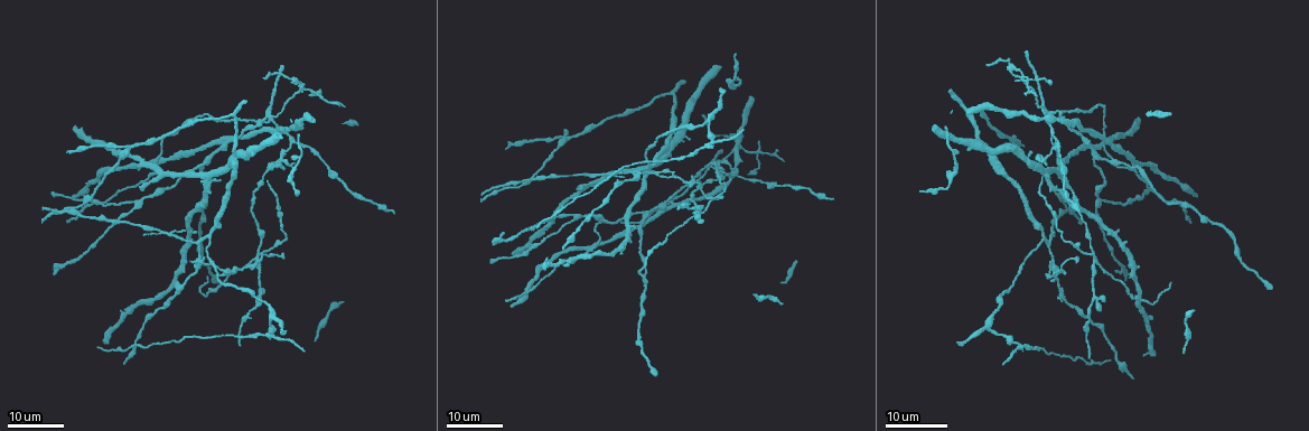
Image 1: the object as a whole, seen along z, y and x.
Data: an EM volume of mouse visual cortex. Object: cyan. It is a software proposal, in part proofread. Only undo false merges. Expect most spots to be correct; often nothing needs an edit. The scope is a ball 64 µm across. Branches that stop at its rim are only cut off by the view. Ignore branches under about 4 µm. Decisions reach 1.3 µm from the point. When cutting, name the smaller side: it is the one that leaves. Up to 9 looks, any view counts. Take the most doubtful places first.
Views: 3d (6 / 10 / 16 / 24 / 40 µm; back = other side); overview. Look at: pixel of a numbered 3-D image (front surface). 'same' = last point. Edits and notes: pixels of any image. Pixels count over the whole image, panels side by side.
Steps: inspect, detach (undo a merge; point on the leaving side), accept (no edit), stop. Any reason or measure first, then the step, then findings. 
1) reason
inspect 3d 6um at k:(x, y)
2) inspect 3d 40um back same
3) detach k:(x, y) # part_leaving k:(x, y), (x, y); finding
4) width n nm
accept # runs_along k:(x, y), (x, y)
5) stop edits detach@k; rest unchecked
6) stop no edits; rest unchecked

looks like a crossing
inspect 3d 16um at 1:(1097, 297)

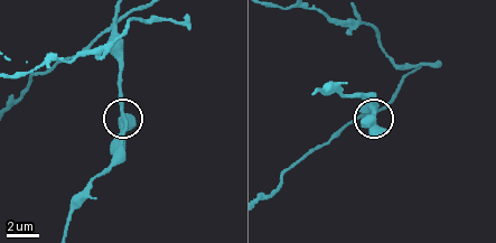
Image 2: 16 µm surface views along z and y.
inspect 3d 10um at 2:(374, 112)

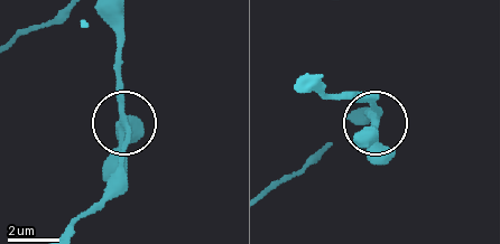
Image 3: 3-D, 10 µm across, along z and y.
width 270 nm
accept # runs_along 3:(112, 18), (124, 170); continuous, no second cell

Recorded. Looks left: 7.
looks like a crossing
inspect 3d 24um at 1:(1043, 106)

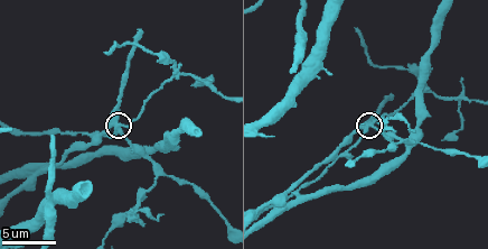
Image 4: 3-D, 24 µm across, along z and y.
inspect 3d 6um at 4:(368, 123)

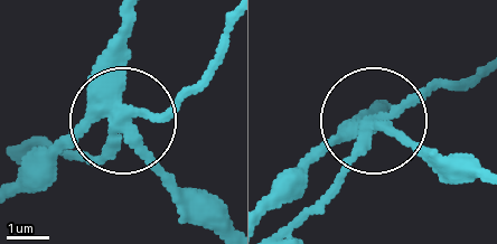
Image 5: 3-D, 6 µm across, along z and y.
arms 5
detach 5:(172, 115) # part_leaving 5:(369, 128), (298, 221); a second cell is stuck on

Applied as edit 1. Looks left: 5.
inspect 3d 16um at 1:(259, 255)

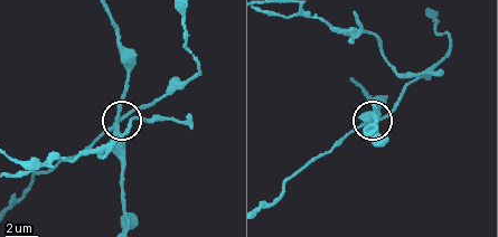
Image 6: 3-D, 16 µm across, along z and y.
zoom in
inspect 3d 10um at 6:(117, 112)

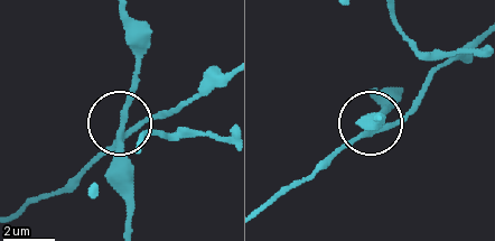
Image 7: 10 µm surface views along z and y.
arms 4
detach 7:(94, 163) # two cells meet here

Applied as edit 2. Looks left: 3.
see it whole again
inspect overview

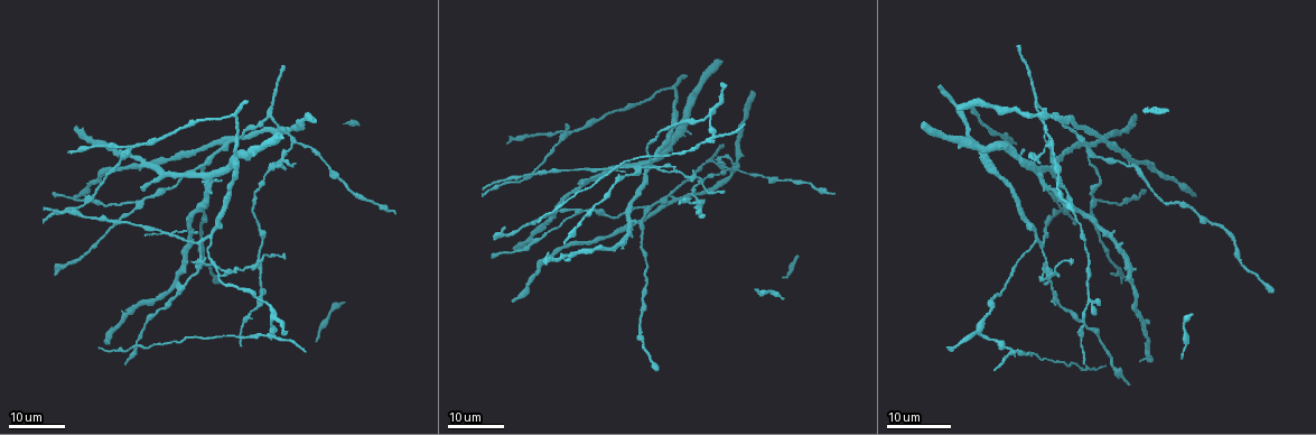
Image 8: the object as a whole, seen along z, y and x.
four arms meet
inspect 3d 16um at 8:(724, 171)

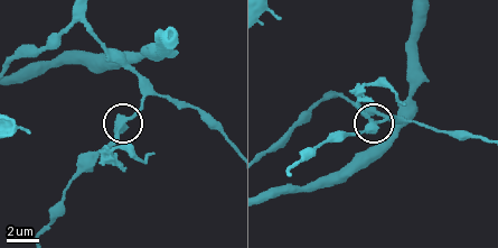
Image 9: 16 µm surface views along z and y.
inspect 3d 6um at 9:(372, 119)

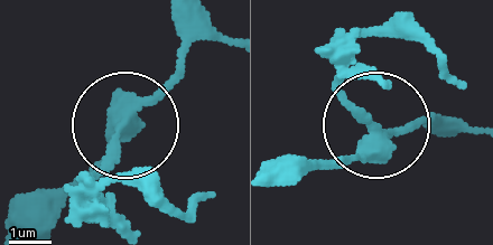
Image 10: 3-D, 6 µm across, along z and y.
side_arm 7 um
accept # all the same cell

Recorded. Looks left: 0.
stop edits detach@5, detach@7; rest unchecked

